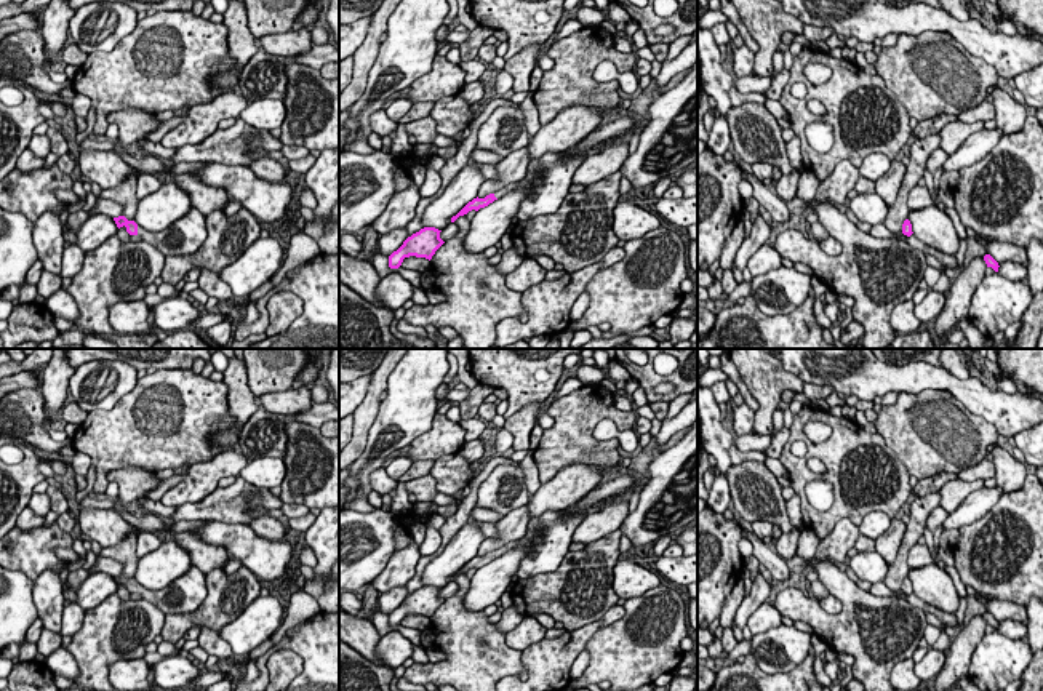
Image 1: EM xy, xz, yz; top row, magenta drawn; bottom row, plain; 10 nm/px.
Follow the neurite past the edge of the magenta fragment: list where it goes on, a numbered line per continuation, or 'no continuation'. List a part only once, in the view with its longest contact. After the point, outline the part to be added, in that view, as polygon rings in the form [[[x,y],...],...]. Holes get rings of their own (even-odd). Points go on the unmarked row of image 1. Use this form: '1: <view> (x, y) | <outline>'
1: xy (186, 594) | [[[192,566],[186,574],[160,590],[144,589],[138,584],[138,593],[165,616],[186,614],[195,611],[206,598],[206,577],[197,566]]]

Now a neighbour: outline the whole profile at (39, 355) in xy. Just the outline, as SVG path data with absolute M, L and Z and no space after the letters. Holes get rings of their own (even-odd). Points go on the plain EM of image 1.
M35 349L32 353L26 355L26 358L21 363L16 363L13 360L2 363L0 379L48 363L53 357L53 350L54 349Z

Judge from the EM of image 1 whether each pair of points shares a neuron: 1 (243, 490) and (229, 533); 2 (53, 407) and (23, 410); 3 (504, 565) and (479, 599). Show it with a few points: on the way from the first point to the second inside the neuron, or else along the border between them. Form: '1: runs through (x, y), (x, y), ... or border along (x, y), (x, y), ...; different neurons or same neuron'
1: border along (207, 520), (247, 525); different neurons
2: border along (39, 389), (43, 408), (55, 416); different neurons
3: runs through (498, 573), (483, 591); same neuron

